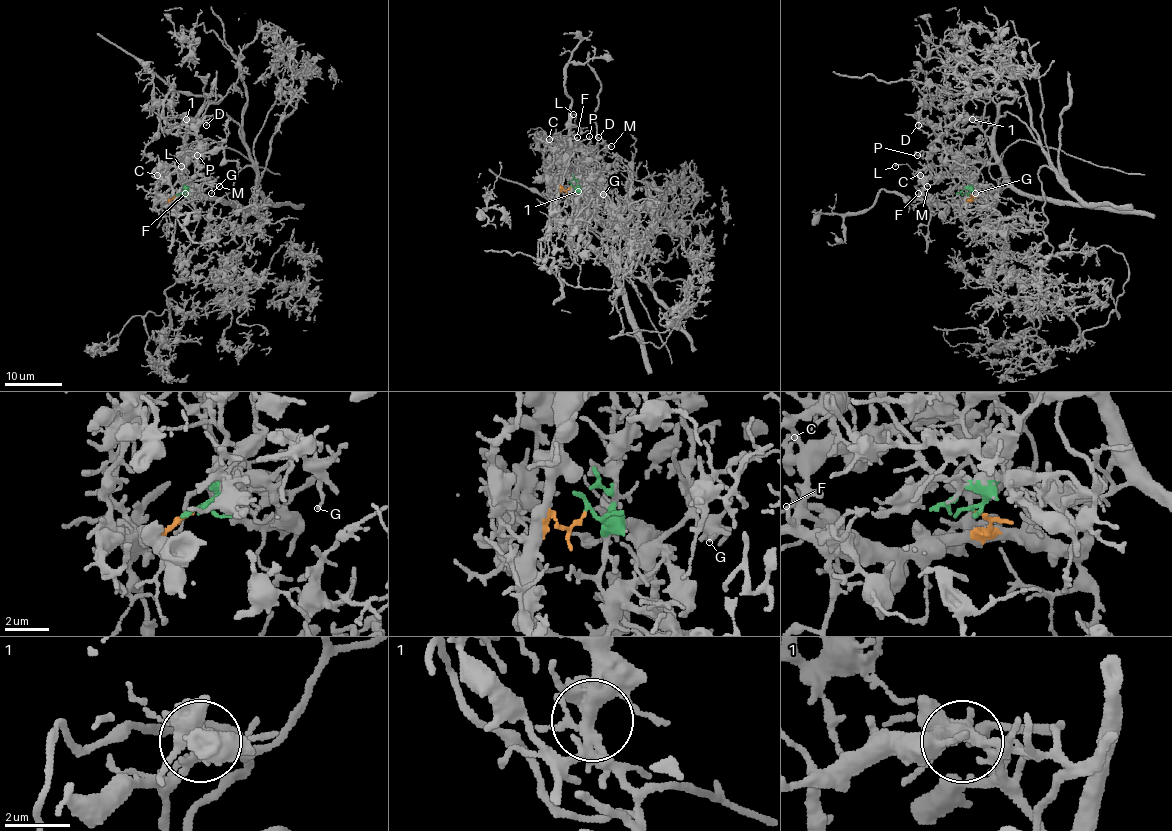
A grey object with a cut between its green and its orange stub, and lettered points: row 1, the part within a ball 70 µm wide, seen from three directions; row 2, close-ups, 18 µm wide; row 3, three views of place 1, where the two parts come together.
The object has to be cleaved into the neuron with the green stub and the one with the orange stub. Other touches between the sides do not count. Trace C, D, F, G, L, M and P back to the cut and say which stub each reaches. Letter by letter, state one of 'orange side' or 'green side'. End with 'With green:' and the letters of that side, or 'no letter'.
C: orange side
D: orange side
F: orange side
G: green side
L: orange side
M: green side
P: orange side
With green: G, M

